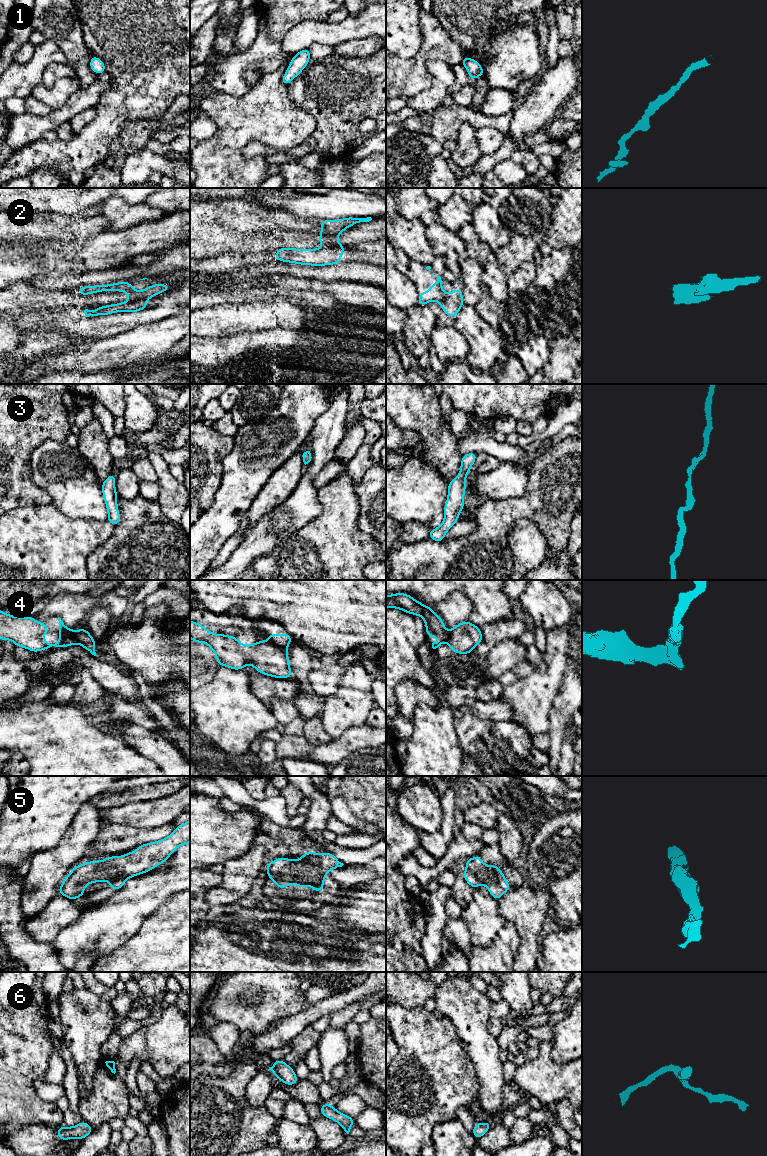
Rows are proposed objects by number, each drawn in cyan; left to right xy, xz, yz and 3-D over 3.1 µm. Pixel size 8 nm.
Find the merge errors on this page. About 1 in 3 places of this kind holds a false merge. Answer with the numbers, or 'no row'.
2, 4

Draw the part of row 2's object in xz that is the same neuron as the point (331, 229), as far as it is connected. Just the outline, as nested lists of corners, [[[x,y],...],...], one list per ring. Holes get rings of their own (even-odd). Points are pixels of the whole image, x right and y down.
[[[347,217],[338,220],[320,220],[322,231],[319,233],[320,238],[317,242],[322,243],[324,246],[344,246],[339,243],[337,236],[345,231],[348,227],[353,226],[360,222],[369,222],[371,217],[355,218]]]

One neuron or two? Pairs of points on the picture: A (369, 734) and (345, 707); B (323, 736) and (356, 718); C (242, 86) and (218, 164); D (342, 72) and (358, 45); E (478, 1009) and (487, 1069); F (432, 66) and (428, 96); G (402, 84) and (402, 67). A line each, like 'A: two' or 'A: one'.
A: two
B: two
C: two
D: two
E: one
F: one
G: one

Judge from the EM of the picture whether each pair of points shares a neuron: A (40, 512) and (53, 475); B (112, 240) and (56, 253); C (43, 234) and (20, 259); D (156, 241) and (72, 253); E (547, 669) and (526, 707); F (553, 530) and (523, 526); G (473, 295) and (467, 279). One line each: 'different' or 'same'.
A: different
B: same
C: different
D: same
E: same
F: different
G: same

